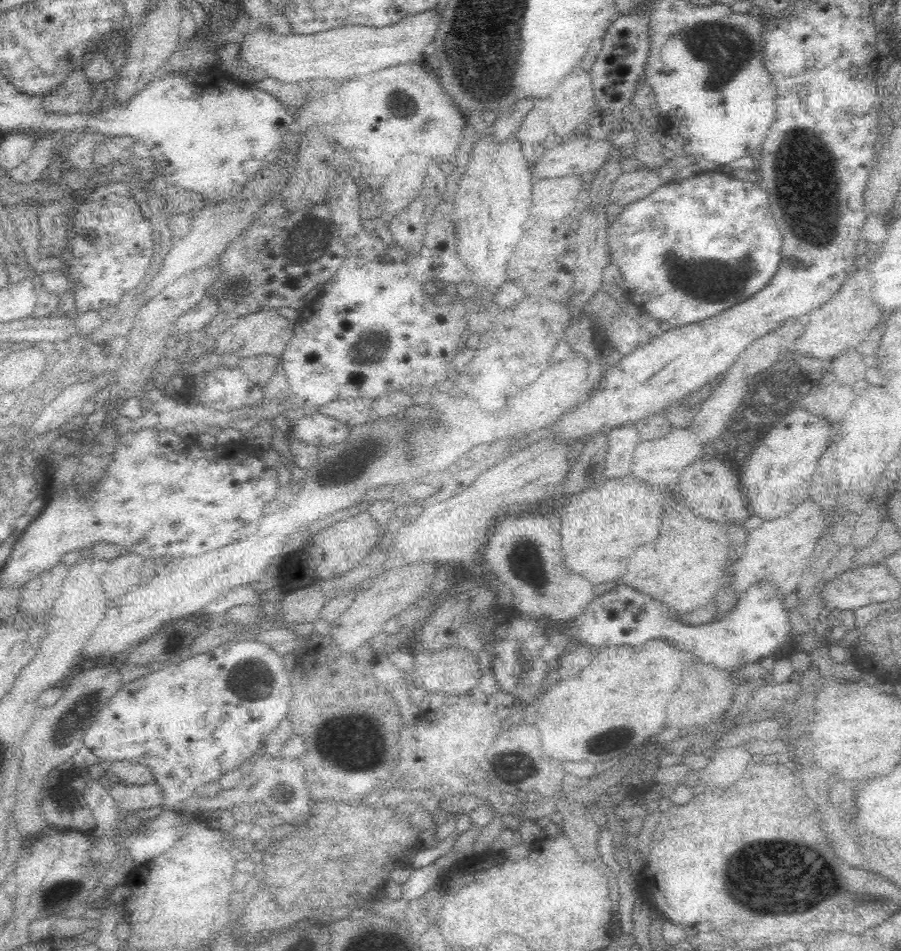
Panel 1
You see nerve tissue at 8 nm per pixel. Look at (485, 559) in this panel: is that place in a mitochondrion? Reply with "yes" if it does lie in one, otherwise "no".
no

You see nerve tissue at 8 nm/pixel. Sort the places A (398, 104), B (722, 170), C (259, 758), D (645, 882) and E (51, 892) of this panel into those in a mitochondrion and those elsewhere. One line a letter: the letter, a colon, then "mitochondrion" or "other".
A: mitochondrion
B: other
C: other
D: other
E: mitochondrion

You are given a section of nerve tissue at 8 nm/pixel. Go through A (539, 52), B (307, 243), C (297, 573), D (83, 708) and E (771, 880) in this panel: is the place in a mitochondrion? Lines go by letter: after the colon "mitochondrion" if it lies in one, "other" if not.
A: other
B: mitochondrion
C: other
D: mitochondrion
E: mitochondrion

